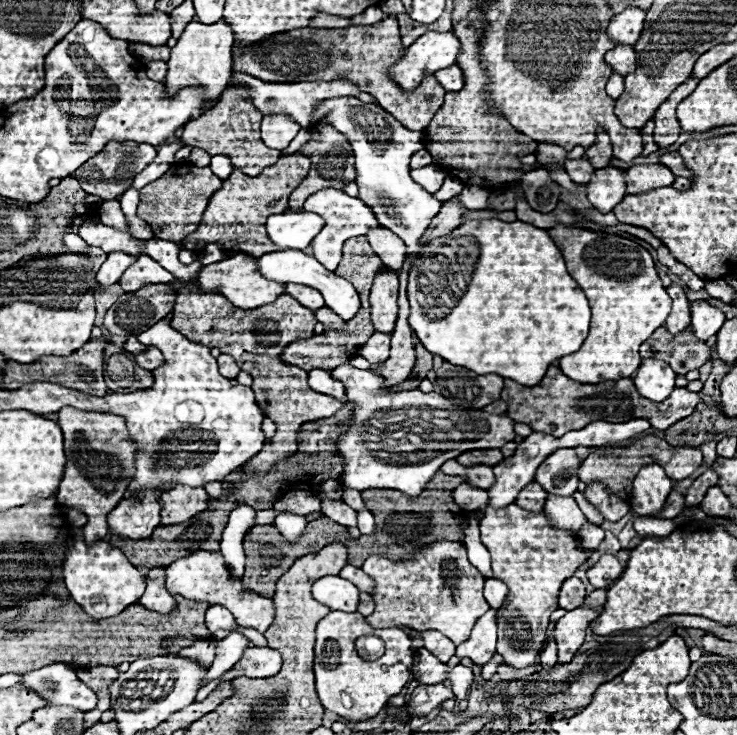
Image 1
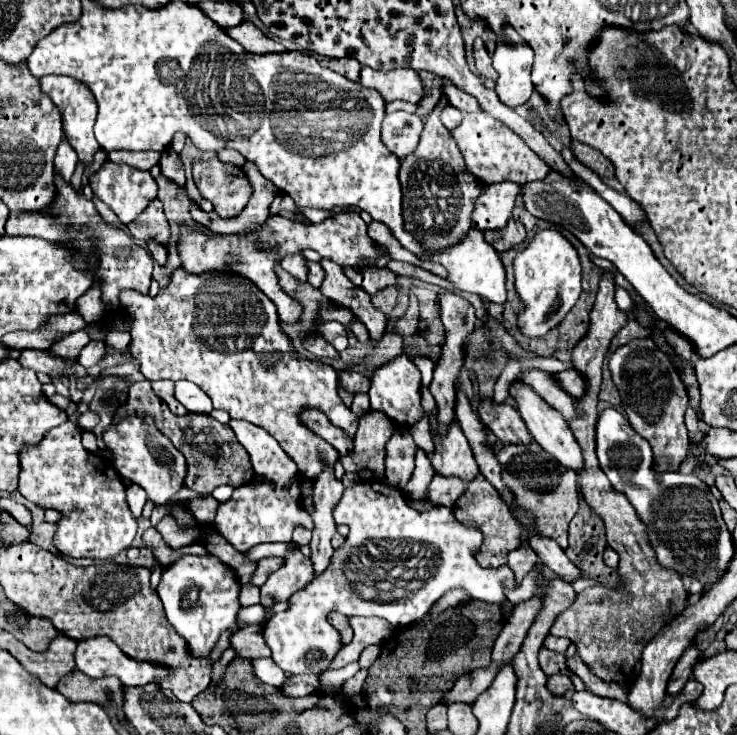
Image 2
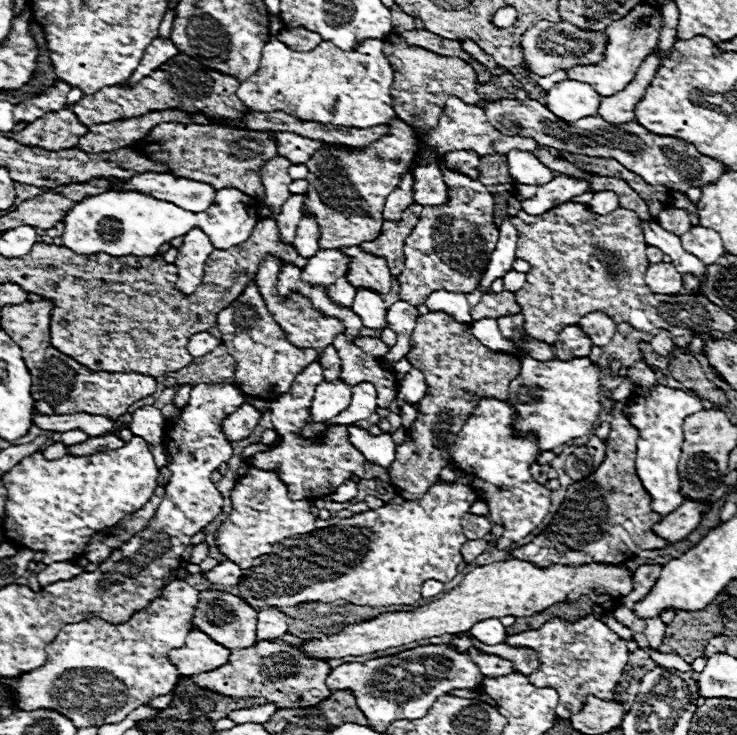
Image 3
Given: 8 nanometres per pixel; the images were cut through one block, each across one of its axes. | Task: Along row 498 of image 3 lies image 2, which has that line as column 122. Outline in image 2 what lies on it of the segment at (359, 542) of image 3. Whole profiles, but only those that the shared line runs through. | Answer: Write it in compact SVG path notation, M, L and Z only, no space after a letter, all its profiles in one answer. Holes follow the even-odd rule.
M128 416L120 424L112 424L104 430L102 440L106 448L112 452L112 464L122 478L132 480L142 486L150 500L156 506L166 504L182 486L186 476L186 460L184 456L170 444L170 440L154 426L152 416Z

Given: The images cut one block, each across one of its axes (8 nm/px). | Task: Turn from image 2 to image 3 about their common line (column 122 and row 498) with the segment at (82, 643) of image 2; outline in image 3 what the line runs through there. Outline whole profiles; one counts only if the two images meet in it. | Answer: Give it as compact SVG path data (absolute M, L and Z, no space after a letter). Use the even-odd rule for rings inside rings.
M654 384L648 394L636 394L630 406L624 408L632 426L638 430L638 454L636 454L636 472L642 478L642 486L652 496L652 510L666 516L682 506L684 496L680 494L678 478L678 458L684 442L682 424L684 418L702 410L702 400L690 396L682 390L674 390L662 384Z

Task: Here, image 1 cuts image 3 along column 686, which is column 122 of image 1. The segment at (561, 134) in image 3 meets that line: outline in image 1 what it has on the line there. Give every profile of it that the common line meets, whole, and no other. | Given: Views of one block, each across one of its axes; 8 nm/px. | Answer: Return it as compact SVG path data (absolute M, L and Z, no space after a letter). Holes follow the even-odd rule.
M110 142L90 158L84 166L80 166L72 176L80 182L82 190L102 200L114 200L124 188L128 188L136 174L140 174L152 160L156 158L156 148L152 144L136 144L136 142Z

